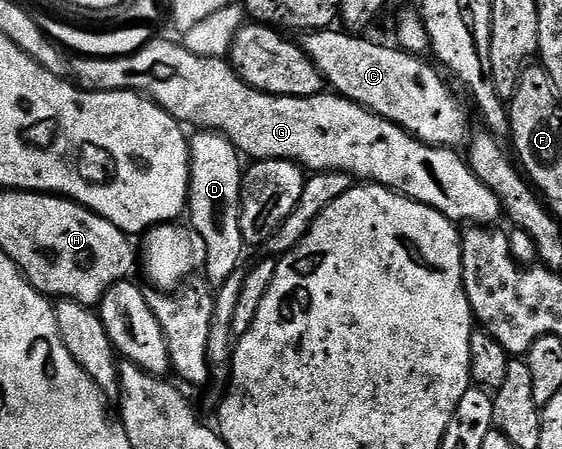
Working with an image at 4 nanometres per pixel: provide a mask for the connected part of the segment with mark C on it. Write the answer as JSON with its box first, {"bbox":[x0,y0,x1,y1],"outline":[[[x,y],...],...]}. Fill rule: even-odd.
{"bbox":[299,28,466,148],"outline":[[[341,28],[328,30],[311,30],[302,33],[299,38],[301,51],[315,64],[322,79],[329,82],[334,91],[342,98],[350,98],[355,104],[367,108],[373,114],[391,120],[401,126],[409,134],[414,134],[421,142],[429,146],[447,146],[461,148],[466,145],[465,114],[457,103],[455,95],[449,91],[447,83],[441,79],[442,71],[436,65],[428,66],[424,57],[410,54],[408,50],[393,46],[380,46],[377,42],[368,42],[365,36],[358,36],[353,32],[346,32]]]}

